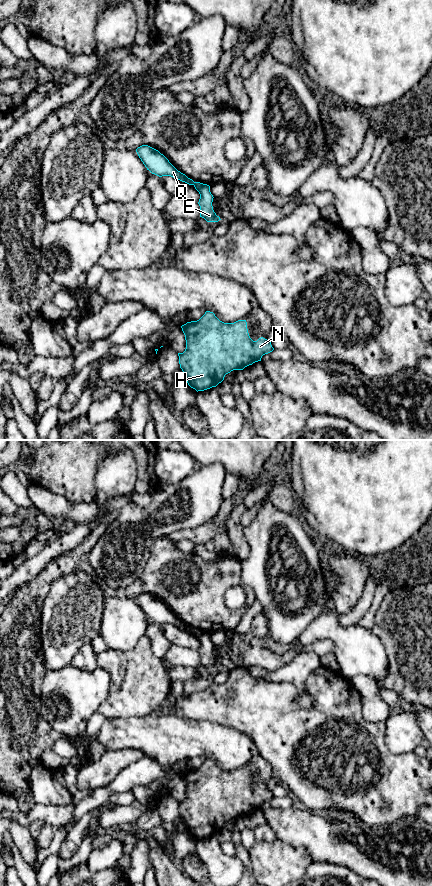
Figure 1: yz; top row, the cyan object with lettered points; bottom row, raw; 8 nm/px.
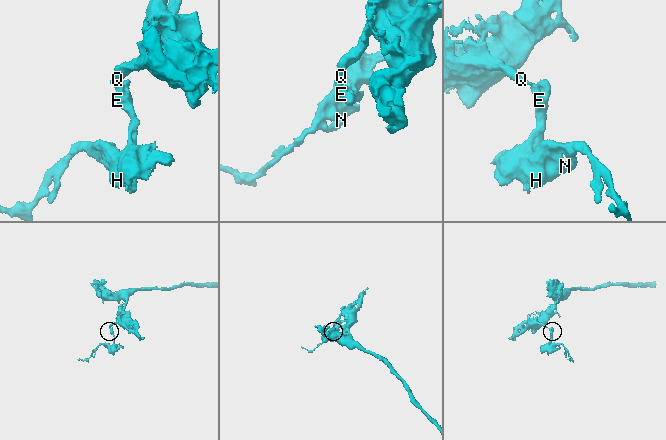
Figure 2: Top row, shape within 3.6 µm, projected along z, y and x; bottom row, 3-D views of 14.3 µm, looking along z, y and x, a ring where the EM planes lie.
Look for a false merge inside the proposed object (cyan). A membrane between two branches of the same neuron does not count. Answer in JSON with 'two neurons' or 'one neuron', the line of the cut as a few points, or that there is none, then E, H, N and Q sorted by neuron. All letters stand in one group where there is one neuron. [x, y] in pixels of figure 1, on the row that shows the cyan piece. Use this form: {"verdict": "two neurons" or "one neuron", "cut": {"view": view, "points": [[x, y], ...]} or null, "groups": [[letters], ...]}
{"verdict": "two neurons", "cut": {"view": "yz", "points": [[195, 182], [193, 184]]}, "groups": [["E", "H", "N"], ["Q"]]}

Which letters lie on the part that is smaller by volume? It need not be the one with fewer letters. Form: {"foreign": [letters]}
{"foreign": ["E", "H", "N"]}

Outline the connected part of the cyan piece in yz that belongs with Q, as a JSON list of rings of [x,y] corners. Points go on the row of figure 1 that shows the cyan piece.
[[[142,145],[136,149],[136,152],[147,170],[152,174],[159,177],[171,176],[189,185],[194,185],[195,182],[192,179],[178,171],[158,150],[148,145]]]

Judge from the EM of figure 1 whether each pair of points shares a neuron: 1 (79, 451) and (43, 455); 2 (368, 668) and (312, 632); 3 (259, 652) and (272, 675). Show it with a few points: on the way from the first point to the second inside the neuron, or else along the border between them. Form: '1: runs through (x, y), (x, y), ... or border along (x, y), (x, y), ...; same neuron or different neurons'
1: runs through (70, 454), (52, 454); same neuron
2: runs through (354, 654), (332, 632), (326, 632); same neuron
3: border along (290, 660), (274, 669), (246, 665); different neurons

